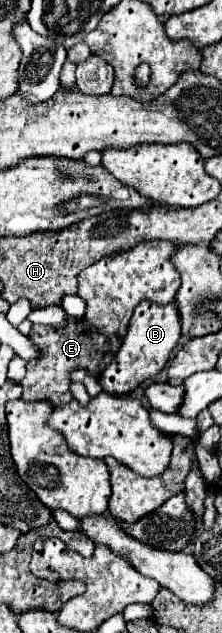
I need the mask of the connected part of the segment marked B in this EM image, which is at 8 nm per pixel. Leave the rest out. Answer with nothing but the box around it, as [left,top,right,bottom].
[100,300,180,396]

